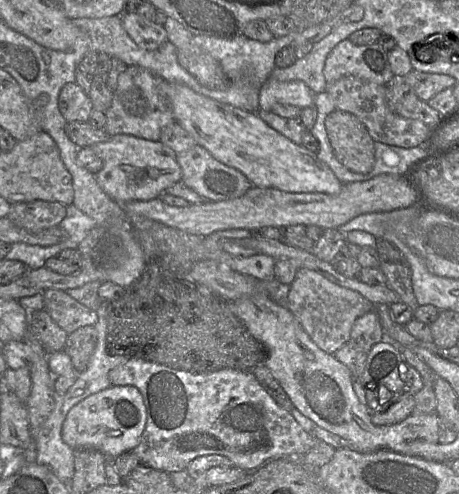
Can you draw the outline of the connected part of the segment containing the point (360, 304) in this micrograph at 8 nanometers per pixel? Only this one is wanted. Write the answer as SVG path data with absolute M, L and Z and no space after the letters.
M308 268L297 270L290 284L286 307L313 342L328 354L334 354L350 341L351 329L359 317L372 309L375 310L374 304L360 293L335 284L320 273Z

